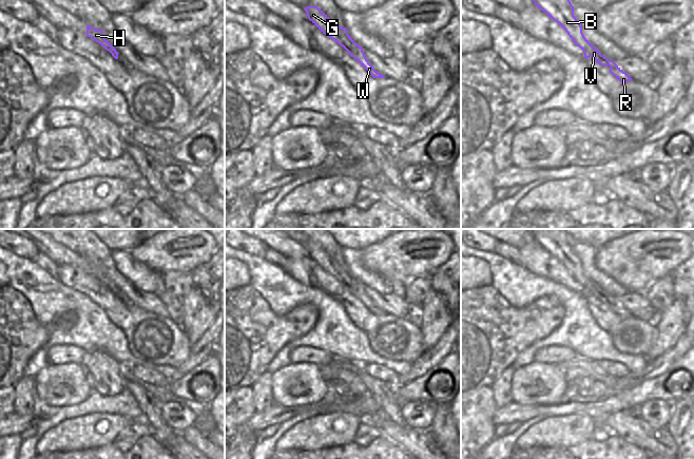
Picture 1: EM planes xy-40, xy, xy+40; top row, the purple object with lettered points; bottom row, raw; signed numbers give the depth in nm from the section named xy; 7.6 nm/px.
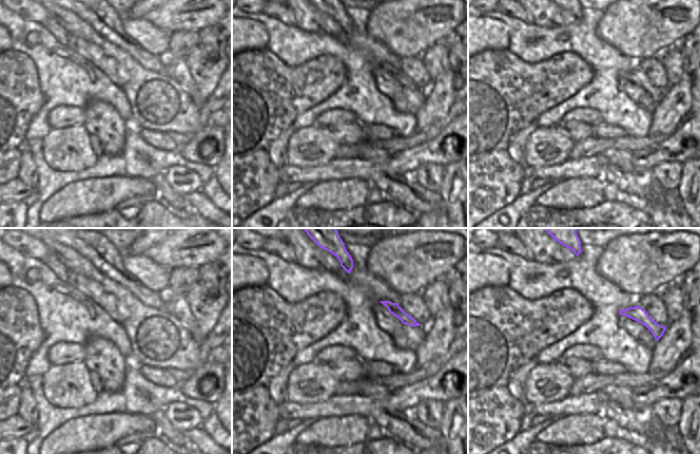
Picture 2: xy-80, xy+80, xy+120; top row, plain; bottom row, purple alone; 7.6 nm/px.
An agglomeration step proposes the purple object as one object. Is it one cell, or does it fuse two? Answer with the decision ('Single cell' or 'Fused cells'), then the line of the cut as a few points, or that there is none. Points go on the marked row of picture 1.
Single cell. No split.

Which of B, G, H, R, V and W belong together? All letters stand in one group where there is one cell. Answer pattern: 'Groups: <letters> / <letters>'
Groups: B G H R V W.

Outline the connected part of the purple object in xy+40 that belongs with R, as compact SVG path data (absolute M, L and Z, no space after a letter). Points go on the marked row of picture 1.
M533 0L534 4L556 21L570 36L574 43L584 52L584 58L592 57L600 65L609 65L610 73L621 83L632 78L613 60L604 57L583 35L582 26L574 16L574 6L570 0Z

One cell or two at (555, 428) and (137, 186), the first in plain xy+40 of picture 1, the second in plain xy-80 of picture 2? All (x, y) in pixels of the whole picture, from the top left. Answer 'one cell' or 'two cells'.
one cell

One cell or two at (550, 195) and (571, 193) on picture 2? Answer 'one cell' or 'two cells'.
one cell

